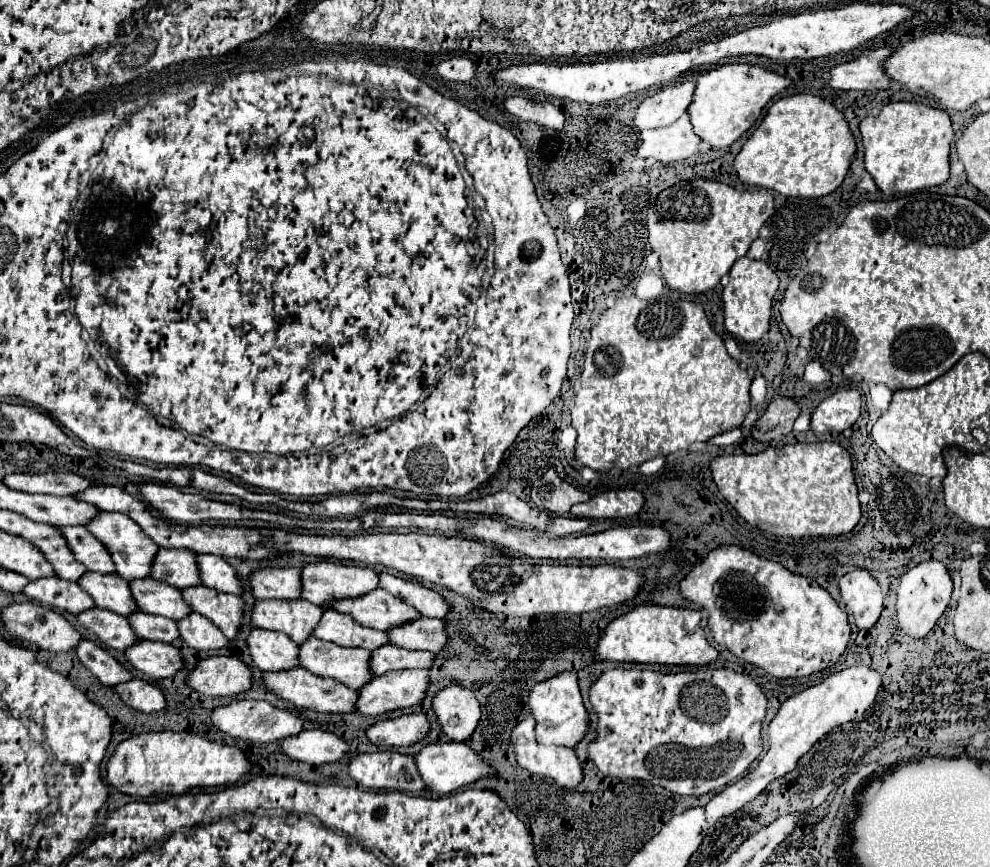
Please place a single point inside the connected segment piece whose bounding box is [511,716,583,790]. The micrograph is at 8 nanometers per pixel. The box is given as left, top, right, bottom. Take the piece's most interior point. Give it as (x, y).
(560, 764)

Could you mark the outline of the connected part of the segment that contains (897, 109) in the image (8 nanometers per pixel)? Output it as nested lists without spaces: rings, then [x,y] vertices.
[[[893,102],[883,106],[877,116],[863,118],[859,130],[865,146],[865,170],[885,196],[897,198],[901,194],[939,186],[949,178],[953,130],[947,112],[917,102]]]

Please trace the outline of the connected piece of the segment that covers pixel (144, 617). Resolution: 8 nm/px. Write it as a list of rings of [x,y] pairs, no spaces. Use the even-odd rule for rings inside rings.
[[[135,612],[127,618],[129,618],[133,630],[137,632],[137,636],[141,636],[143,640],[159,640],[159,642],[171,644],[179,638],[177,622],[173,622],[169,618],[161,618],[161,616],[153,616],[153,614],[145,614],[145,612]]]

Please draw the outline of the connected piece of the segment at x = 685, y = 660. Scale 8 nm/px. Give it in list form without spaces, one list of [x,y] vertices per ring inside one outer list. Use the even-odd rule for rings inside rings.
[[[637,606],[615,618],[601,636],[597,656],[613,662],[637,664],[669,664],[669,666],[707,666],[717,658],[717,650],[709,646],[701,628],[701,612],[691,608]]]

